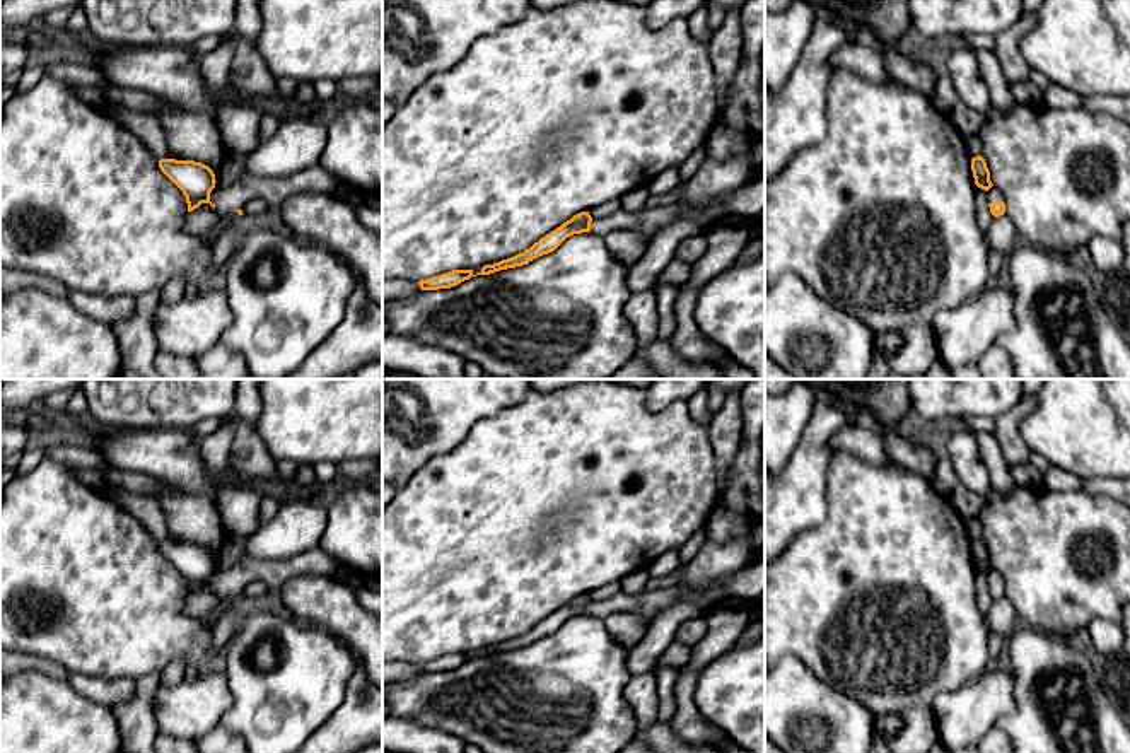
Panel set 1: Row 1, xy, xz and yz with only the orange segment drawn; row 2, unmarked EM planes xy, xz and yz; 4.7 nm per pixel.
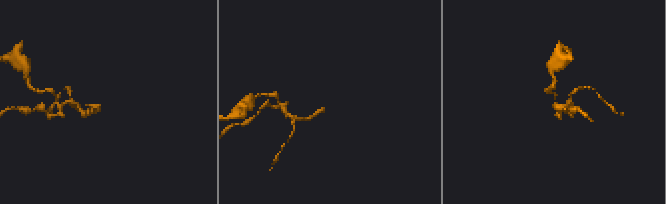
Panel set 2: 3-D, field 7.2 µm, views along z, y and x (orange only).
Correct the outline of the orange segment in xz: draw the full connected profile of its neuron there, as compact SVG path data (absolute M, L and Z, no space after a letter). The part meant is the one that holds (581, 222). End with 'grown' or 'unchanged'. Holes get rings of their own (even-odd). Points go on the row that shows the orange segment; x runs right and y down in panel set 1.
M681 201L667 207L644 208L638 213L630 213L620 208L618 212L604 219L592 219L589 212L580 212L545 237L541 237L524 253L519 253L493 265L485 265L476 275L490 275L500 270L527 265L529 261L555 251L567 237L574 234L592 232L604 237L615 229L640 229L650 237L659 229L673 224L683 213L684 207Z; grown

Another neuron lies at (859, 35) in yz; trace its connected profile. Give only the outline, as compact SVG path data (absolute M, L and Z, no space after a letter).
M860 26L852 27L852 43L864 44L874 51L877 51L879 48L879 43L874 32Z

